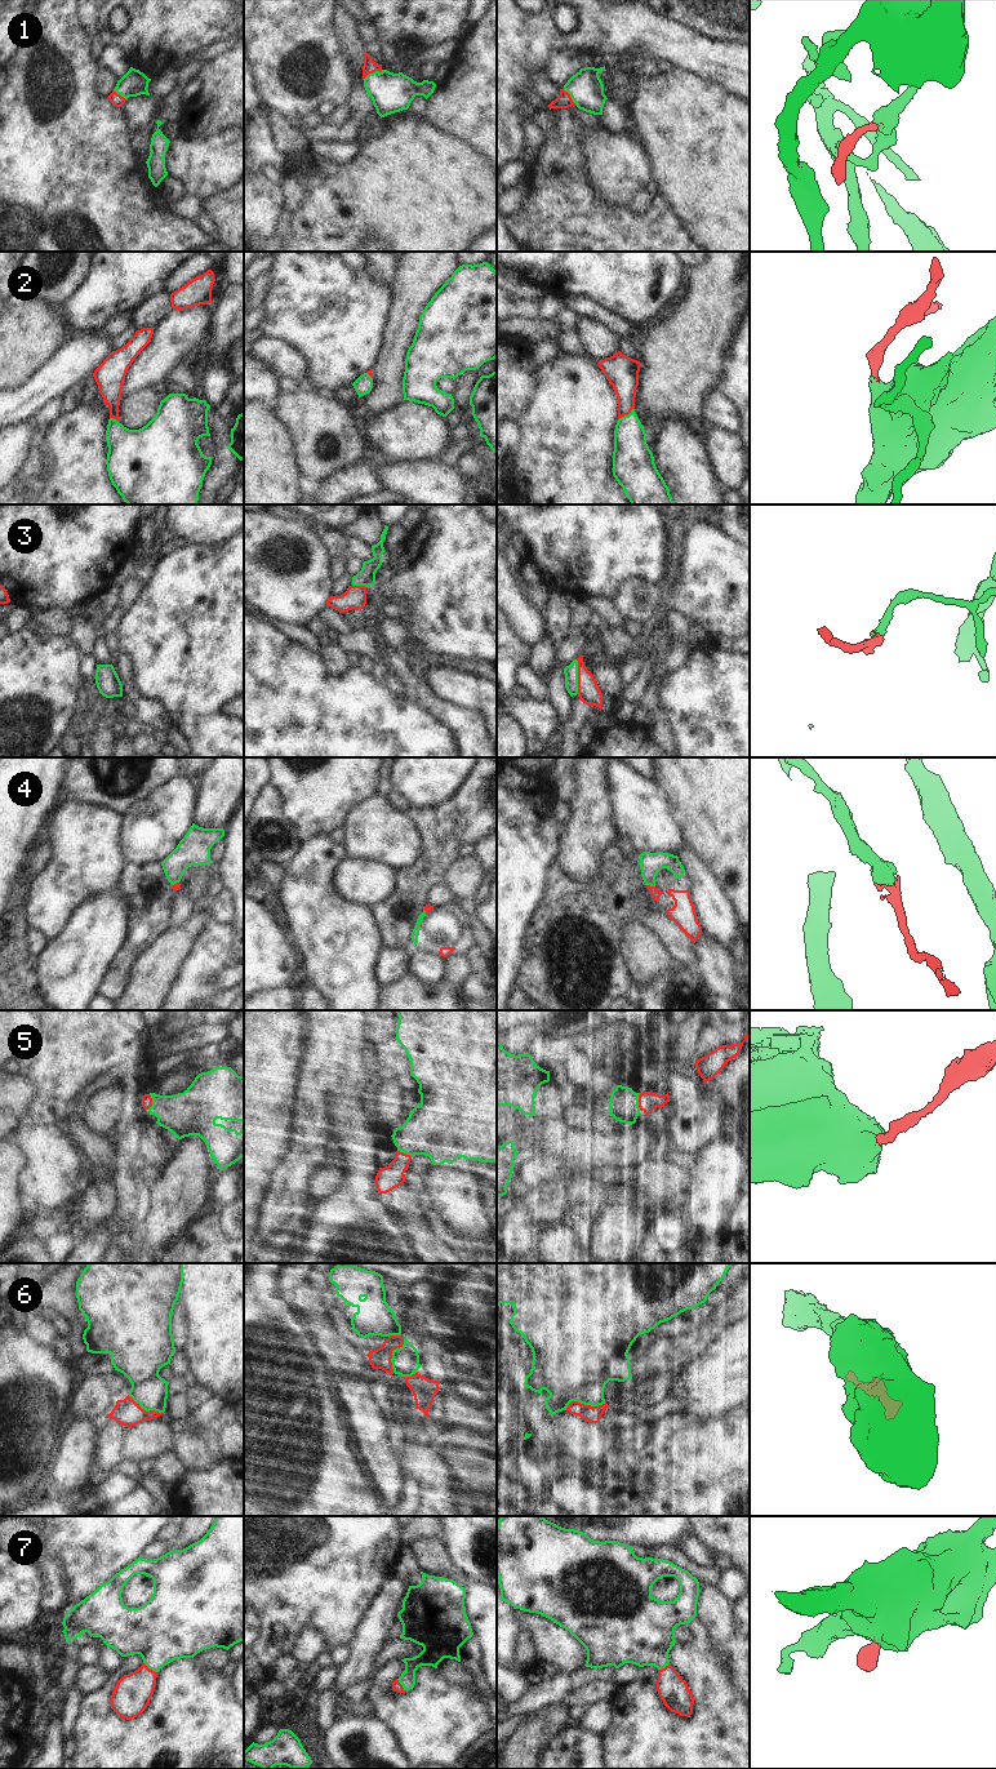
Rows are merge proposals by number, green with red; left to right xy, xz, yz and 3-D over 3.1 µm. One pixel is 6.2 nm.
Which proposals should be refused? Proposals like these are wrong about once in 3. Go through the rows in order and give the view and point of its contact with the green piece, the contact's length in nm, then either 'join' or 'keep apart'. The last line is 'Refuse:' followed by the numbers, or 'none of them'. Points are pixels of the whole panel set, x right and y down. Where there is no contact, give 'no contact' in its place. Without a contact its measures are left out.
1: meets green in xz at (373, 72); contact 130 nm long; join
2: meets green in yz at (626, 416); contact 130 nm long; join
3: meets green in yz at (577, 676); contact 220 nm long; join
4: meets green in yz at (650, 885); contact 60 nm long; join
5: meets green in yz at (637, 1102); contact 110 nm long; join
6: meets green in yz at (585, 1404); contact 260 nm long; keep apart
7: meets green in xy at (150, 1669); contact 110 nm long; join
Refuse: 6

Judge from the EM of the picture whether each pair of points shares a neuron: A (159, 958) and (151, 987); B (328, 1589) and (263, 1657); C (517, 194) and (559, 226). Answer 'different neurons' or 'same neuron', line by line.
A: same neuron
B: same neuron
C: different neurons

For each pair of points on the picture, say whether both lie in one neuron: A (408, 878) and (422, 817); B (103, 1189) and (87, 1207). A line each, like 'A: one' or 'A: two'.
A: one
B: one

